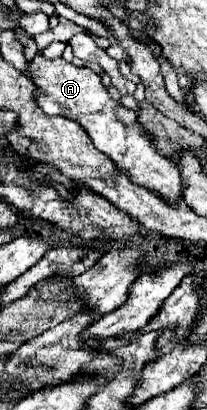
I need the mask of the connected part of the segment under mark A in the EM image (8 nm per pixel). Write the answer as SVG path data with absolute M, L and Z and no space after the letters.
M39 50L35 58L27 62L27 72L31 74L31 80L37 86L35 100L37 104L41 104L45 114L77 120L93 140L95 148L107 154L121 170L125 170L133 182L155 190L169 202L181 198L181 178L175 162L157 154L157 150L151 146L149 136L137 124L135 112L123 108L119 100L113 100L109 90L103 86L101 78L93 70L77 68L63 58L49 60Z

